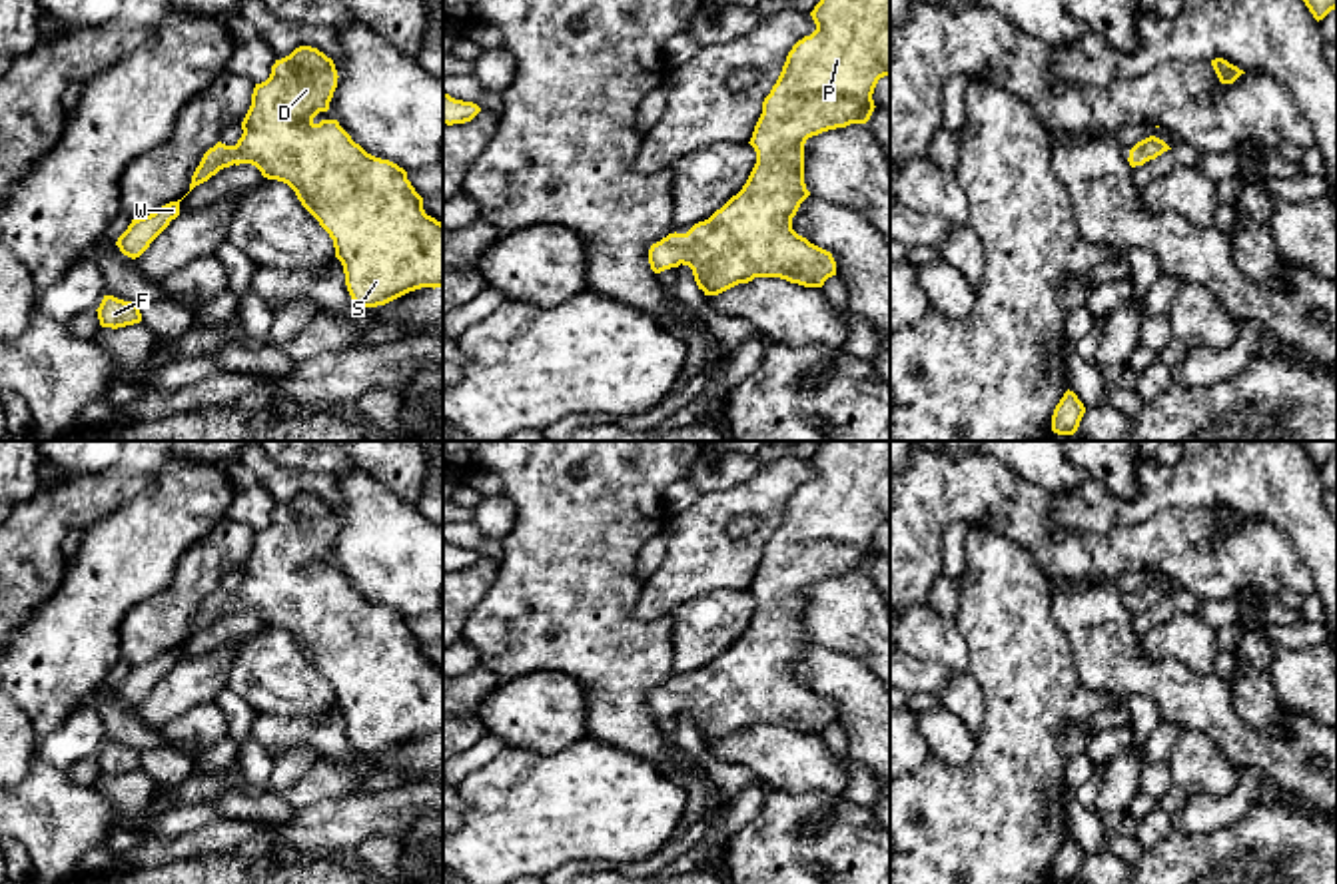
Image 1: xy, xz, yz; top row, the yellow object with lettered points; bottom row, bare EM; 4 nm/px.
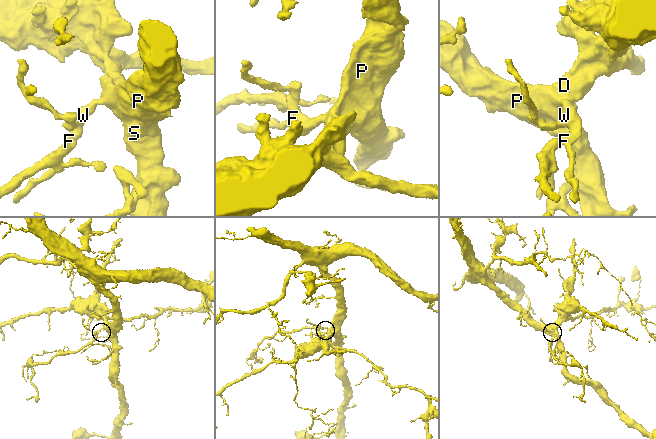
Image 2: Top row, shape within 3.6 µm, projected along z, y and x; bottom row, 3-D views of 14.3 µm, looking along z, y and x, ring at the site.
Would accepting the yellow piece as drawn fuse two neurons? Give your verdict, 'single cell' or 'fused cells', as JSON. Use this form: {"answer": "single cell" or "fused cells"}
{"answer": "single cell"}

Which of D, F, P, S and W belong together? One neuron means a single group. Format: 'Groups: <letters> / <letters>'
Groups: D F P S W

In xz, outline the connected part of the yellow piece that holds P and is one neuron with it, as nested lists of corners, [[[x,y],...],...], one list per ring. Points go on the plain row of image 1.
[[[822,441],[810,463],[816,477],[792,493],[776,531],[762,549],[762,561],[748,589],[756,599],[756,611],[746,631],[708,666],[694,670],[686,680],[674,678],[653,690],[649,710],[655,720],[680,710],[688,712],[704,742],[718,742],[754,724],[780,724],[804,734],[822,734],[828,724],[836,722],[832,700],[792,676],[792,664],[810,643],[804,631],[804,591],[822,579],[870,567],[876,555],[874,535],[880,525],[890,525],[890,441]]]

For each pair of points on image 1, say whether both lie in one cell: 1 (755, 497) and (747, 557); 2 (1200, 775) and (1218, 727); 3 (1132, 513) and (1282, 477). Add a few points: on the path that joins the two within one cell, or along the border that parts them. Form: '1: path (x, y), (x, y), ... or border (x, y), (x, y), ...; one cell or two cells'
1: path (769, 511), (771, 517), (763, 533), (753, 543); one cell
2: border (1180, 729), (1200, 733), (1238, 767); two cells
3: path (1170, 487), (1200, 477), (1244, 477); one cell

